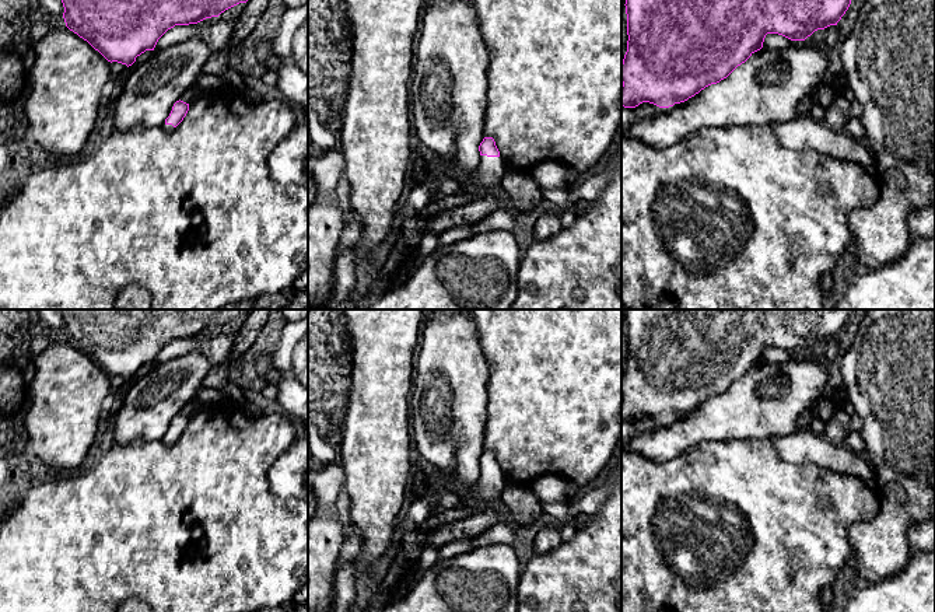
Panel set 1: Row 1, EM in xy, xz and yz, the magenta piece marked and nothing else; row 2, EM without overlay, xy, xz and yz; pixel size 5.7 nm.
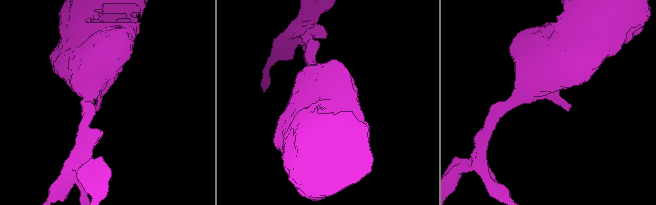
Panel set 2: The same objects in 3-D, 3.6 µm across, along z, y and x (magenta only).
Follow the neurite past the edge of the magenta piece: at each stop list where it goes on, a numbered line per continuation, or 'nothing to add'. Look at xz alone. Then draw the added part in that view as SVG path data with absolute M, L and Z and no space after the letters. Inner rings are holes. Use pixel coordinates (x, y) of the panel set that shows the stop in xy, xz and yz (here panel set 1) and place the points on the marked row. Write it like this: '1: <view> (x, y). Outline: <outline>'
1: xz (489, 172). Outline: M481 155L480 164L474 171L461 174L462 188L459 193L477 189L490 195L490 192L501 183L505 171L505 164L501 157Z

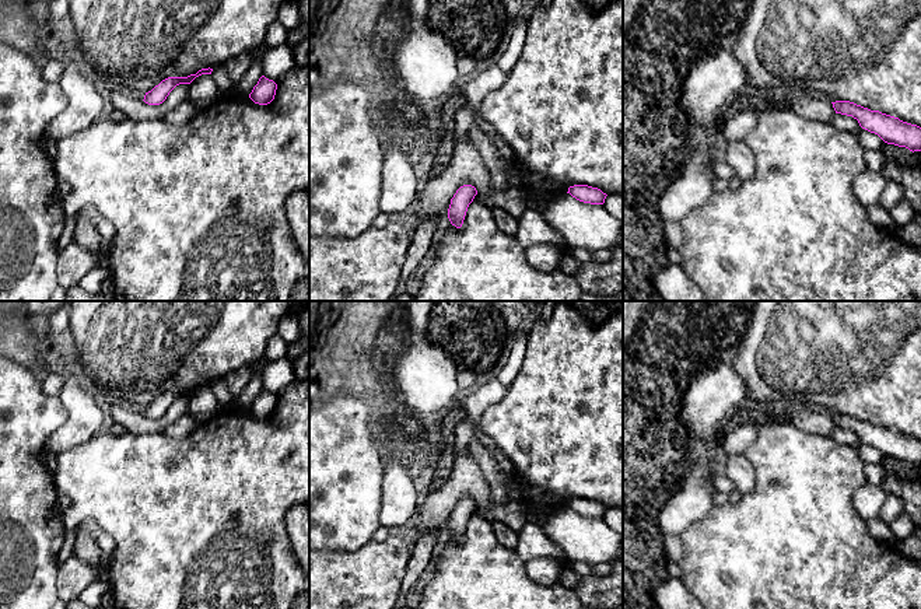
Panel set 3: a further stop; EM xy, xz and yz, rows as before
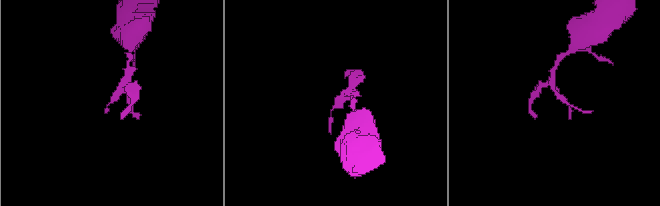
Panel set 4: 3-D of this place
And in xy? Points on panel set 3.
nothing to add

